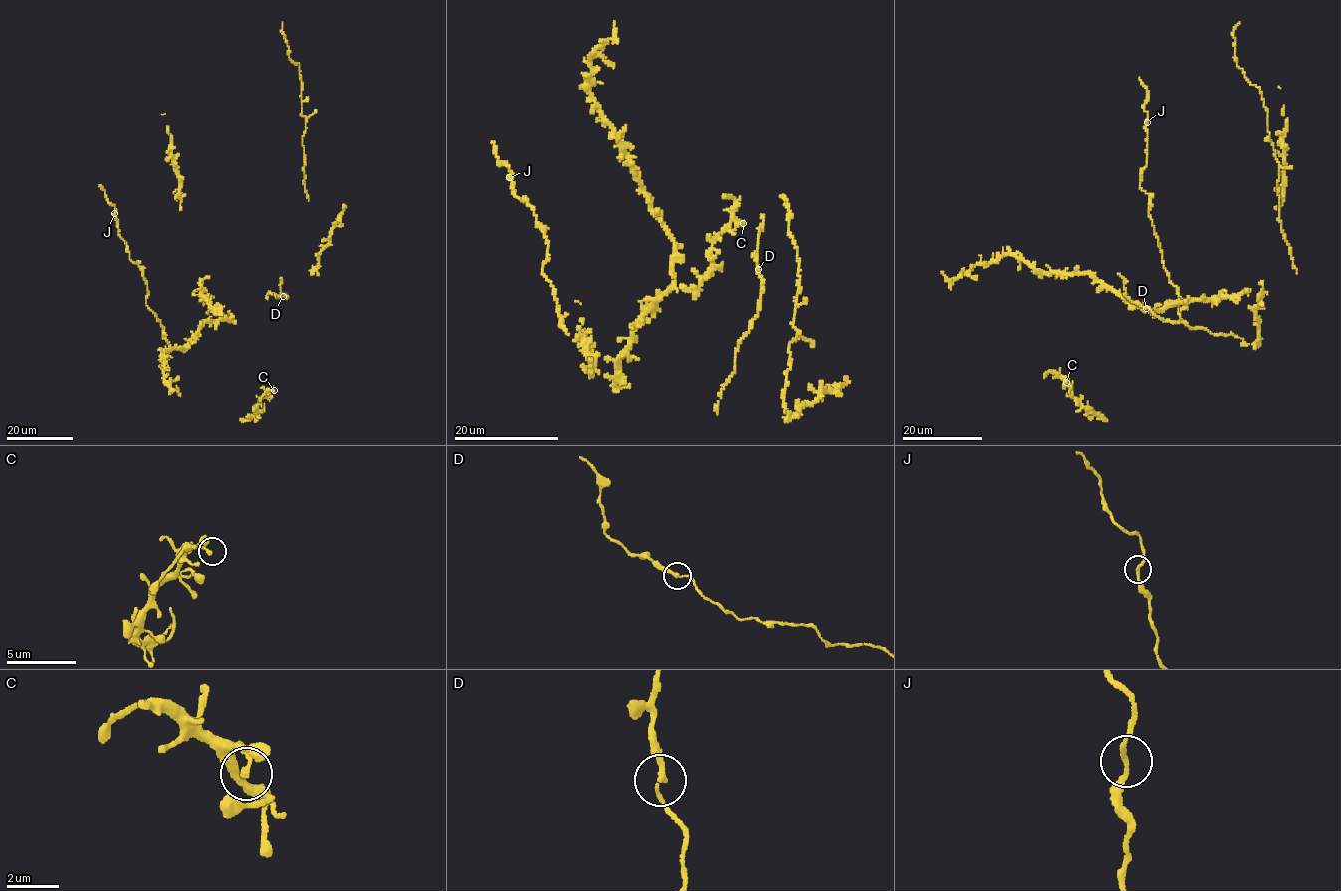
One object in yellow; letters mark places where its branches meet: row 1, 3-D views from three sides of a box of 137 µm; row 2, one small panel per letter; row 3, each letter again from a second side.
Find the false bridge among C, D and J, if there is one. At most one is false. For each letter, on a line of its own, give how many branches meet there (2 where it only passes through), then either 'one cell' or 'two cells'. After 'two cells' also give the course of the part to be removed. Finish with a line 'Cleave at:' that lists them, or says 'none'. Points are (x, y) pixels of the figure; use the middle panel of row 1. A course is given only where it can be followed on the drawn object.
C: branches 2; one cell
D: branches 2; one cell
J: branches 2; one cell
Cleave at: none

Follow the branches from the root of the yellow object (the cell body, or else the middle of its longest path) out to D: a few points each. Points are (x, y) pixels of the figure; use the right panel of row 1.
D: (1189, 326), (1185, 323), (1162, 320), (1146, 308)

